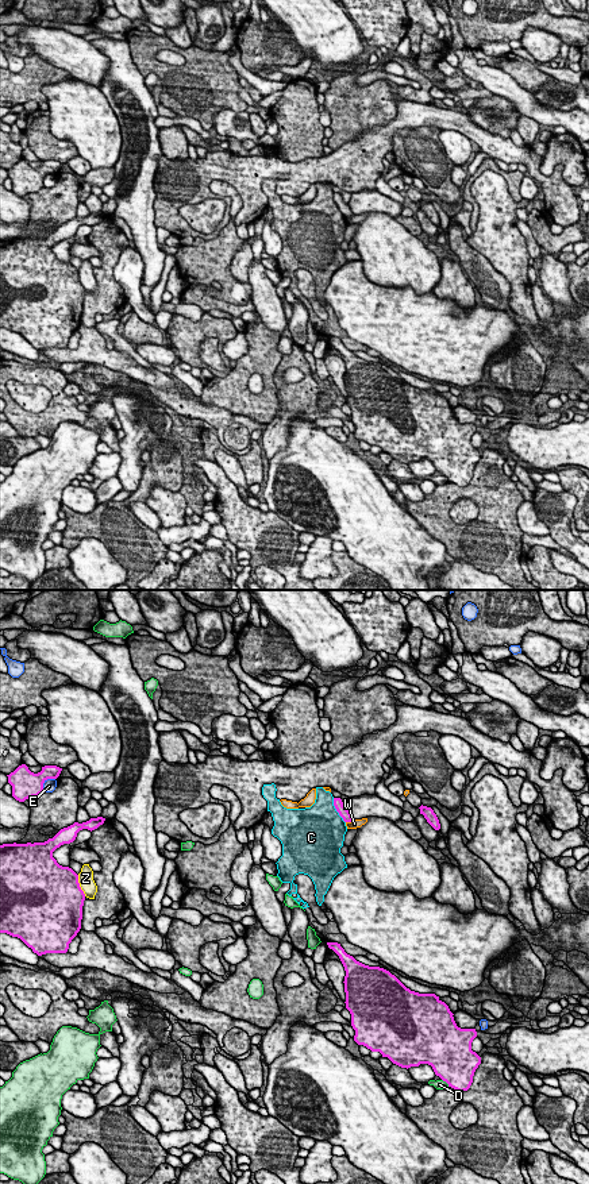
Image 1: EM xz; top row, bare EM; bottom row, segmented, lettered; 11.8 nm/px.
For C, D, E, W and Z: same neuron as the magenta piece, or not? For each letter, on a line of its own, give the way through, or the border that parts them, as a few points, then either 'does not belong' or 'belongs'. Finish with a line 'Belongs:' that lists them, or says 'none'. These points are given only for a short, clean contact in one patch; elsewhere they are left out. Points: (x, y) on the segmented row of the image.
C: does not belong
D: does not belong
E: does not belong
W: does not belong
Z: does not belong
Belongs: none

